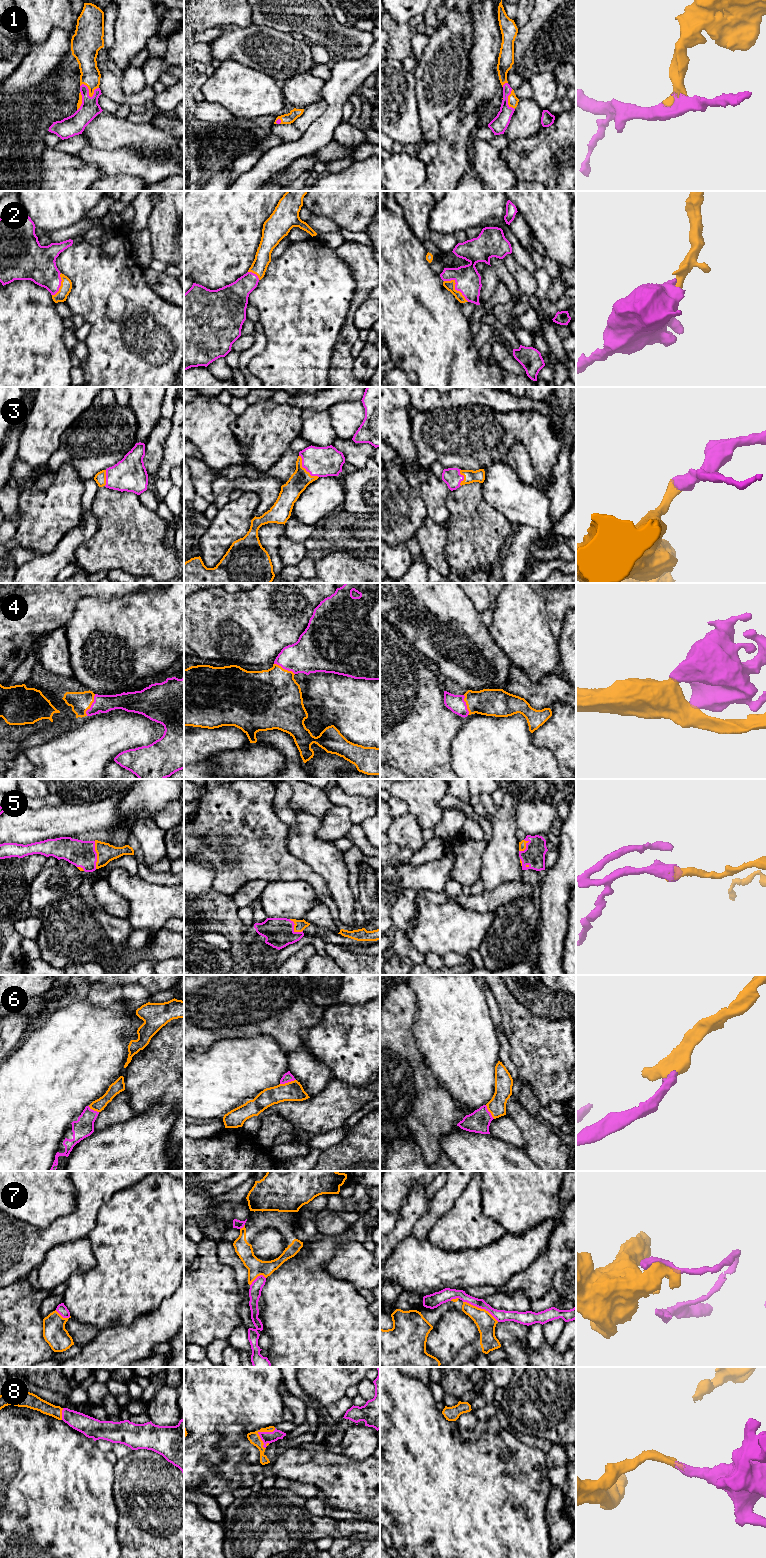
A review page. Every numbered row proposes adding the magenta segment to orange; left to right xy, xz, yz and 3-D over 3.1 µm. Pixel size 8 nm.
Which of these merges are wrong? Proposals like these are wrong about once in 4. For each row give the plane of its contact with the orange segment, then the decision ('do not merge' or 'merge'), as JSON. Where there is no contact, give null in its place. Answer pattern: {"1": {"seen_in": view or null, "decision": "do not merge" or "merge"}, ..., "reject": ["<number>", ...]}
{"1": {"seen_in": "xy", "decision": "merge"}, "2": {"seen_in": "yz", "decision": "merge"}, "3": {"seen_in": "xz", "decision": "merge"}, "4": {"seen_in": "xy", "decision": "merge"}, "5": {"seen_in": "xy", "decision": "merge"}, "6": {"seen_in": "xz", "decision": "merge"}, "7": {"seen_in": "yz", "decision": "do not merge"}, "8": {"seen_in": "xz", "decision": "merge"}, "reject": ["7"]}

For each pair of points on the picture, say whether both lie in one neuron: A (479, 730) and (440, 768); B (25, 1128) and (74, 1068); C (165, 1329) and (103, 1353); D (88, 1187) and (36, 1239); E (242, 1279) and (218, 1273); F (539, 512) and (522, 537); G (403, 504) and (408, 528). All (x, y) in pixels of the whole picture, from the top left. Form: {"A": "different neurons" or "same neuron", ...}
{"A": "different neurons", "B": "same neuron", "C": "same neuron", "D": "same neuron", "E": "different neurons", "F": "different neurons", "G": "same neuron"}

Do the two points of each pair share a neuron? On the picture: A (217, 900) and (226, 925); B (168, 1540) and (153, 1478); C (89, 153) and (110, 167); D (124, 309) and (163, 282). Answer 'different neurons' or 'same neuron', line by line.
A: same neuron
B: same neuron
C: same neuron
D: different neurons

